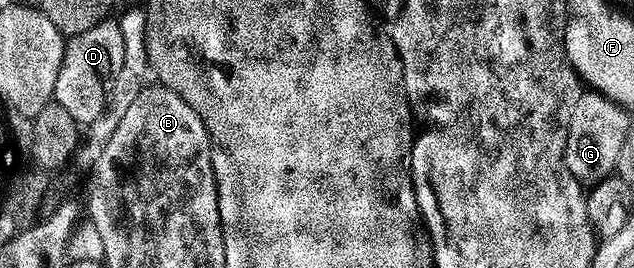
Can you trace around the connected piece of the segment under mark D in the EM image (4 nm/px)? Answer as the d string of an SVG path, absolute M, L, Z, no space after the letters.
M109 17L94 25L94 29L86 29L86 33L73 35L65 42L55 102L69 110L76 123L93 123L108 106L110 84L116 80L118 69L122 69L122 29L115 18Z

